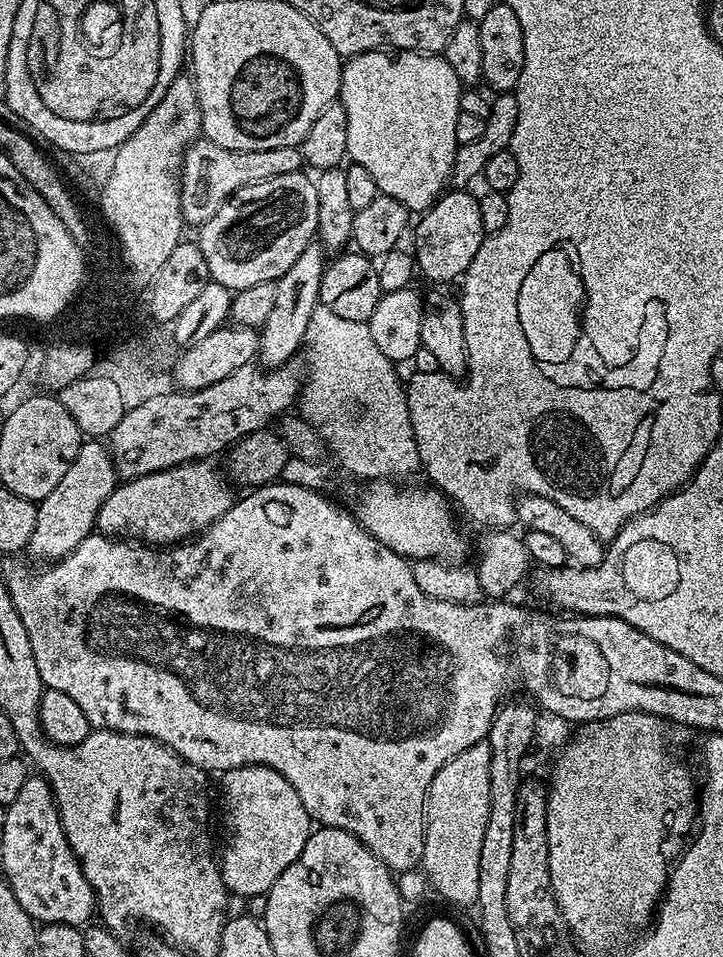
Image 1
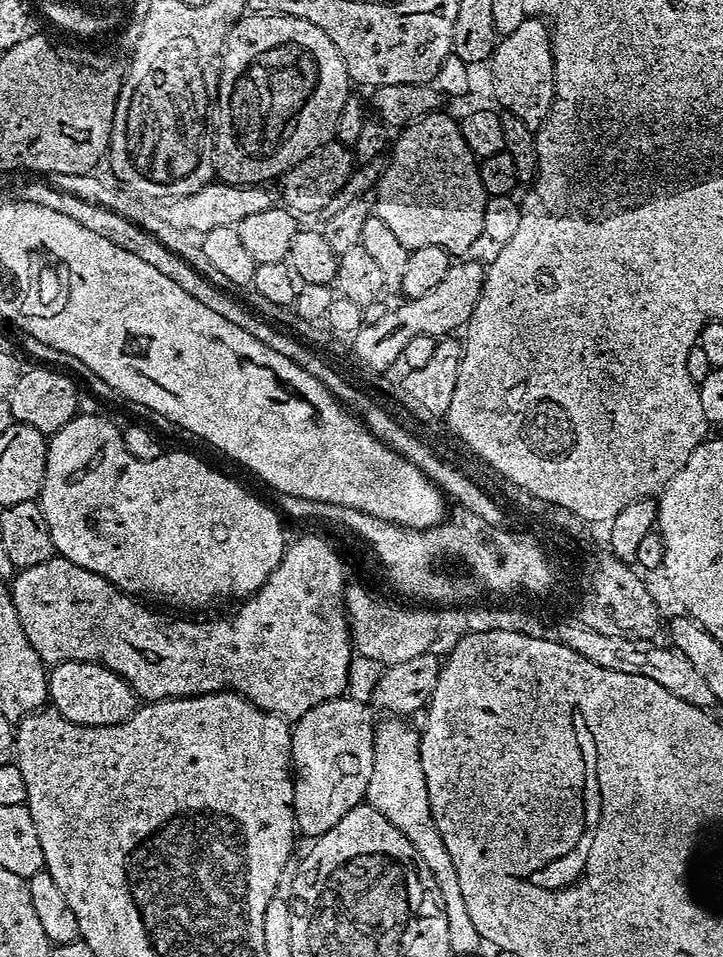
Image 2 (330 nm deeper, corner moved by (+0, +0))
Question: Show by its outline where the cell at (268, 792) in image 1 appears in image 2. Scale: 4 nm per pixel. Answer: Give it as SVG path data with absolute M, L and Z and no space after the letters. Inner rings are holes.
M347 695L324 700L302 718L303 723L308 723L308 732L293 735L294 818L301 837L326 834L354 806L365 803L370 774L374 771L377 721L372 718L373 709L363 703L363 699Z

